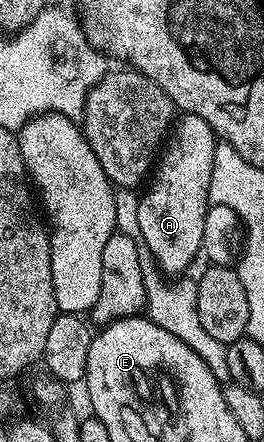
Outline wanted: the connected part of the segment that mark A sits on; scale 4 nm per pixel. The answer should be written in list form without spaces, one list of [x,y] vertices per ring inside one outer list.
[[[183,113],[171,125],[169,136],[162,146],[157,157],[157,164],[153,169],[153,176],[150,178],[151,186],[139,199],[137,207],[137,224],[141,227],[143,242],[149,247],[155,264],[158,265],[164,275],[183,275],[187,268],[195,261],[195,256],[200,256],[203,248],[203,236],[205,235],[205,215],[209,208],[211,196],[211,176],[213,175],[213,155],[217,138],[215,132],[201,119],[192,113]]]

